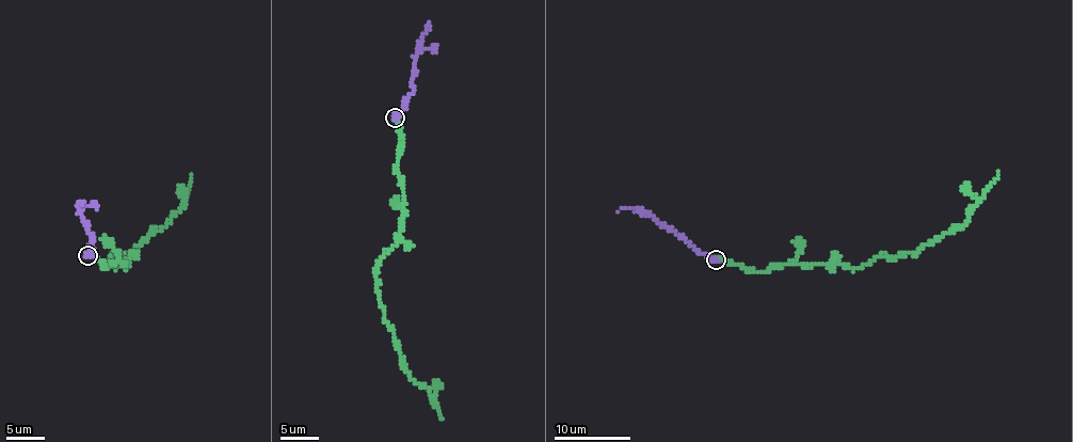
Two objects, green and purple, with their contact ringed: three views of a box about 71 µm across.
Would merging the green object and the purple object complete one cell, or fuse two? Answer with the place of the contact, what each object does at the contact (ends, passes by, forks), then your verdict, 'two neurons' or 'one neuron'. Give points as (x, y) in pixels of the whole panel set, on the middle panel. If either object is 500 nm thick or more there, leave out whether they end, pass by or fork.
at (395, 117); green ends there; purple ends there; one neuron

